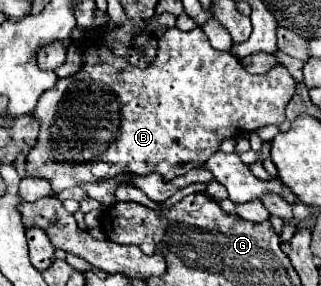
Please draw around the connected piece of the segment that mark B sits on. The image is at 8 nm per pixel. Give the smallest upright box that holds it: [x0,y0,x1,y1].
[26,28,296,194]

